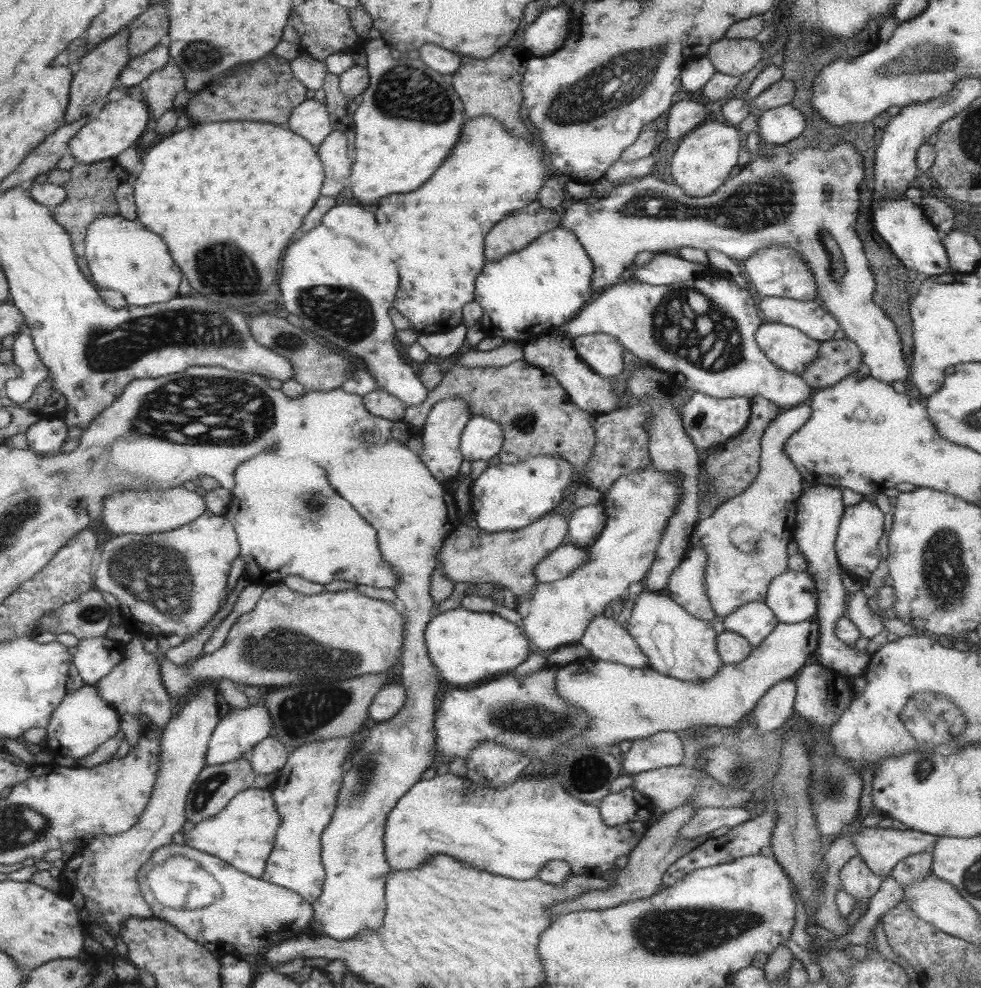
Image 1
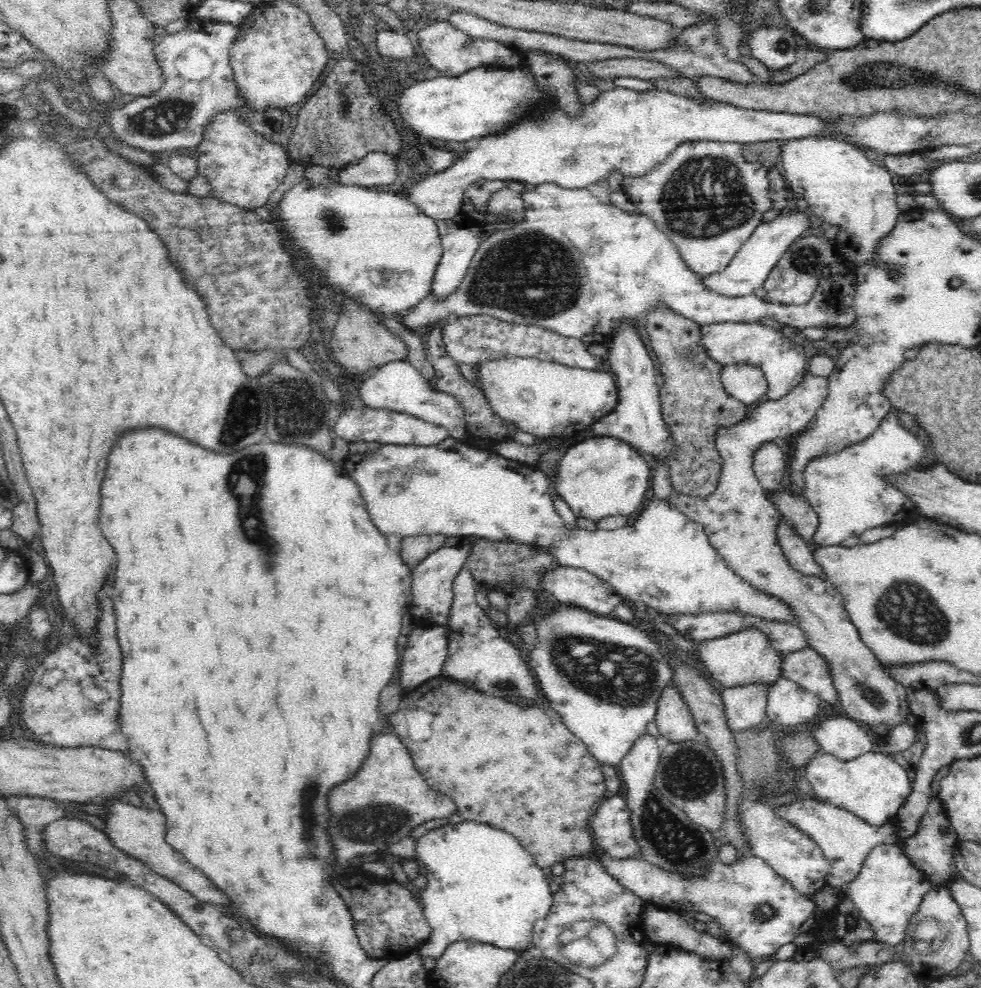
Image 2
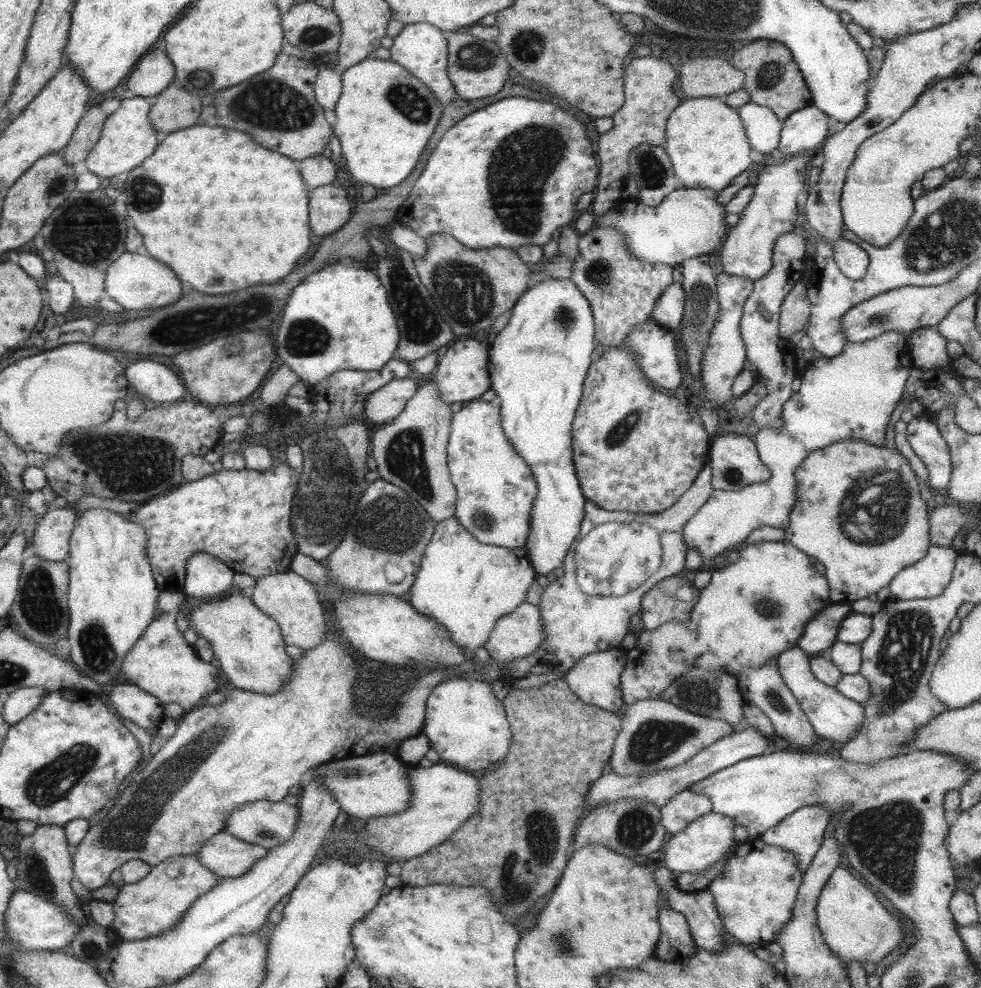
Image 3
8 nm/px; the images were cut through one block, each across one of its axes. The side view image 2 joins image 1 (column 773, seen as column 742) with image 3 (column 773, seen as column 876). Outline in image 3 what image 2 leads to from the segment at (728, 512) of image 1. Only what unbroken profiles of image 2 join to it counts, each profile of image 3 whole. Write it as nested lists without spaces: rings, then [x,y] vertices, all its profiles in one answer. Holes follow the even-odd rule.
[[[777,656],[758,668],[746,668],[737,675],[737,681],[745,703],[755,705],[768,716],[772,721],[775,734],[789,744],[790,749],[795,750],[795,747],[800,747],[800,752],[807,752],[805,749],[817,745],[821,740],[809,723],[797,698],[782,680],[777,667]]]

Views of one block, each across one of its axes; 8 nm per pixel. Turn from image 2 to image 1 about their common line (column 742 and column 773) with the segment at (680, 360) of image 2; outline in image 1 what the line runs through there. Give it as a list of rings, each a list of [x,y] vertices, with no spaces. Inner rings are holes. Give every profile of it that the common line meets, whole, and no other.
[[[763,397],[750,400],[751,415],[744,430],[737,436],[729,438],[722,444],[717,444],[711,448],[714,449],[714,452],[704,457],[704,464],[702,466],[706,469],[707,479],[710,480],[710,489],[708,489],[702,504],[699,503],[699,520],[710,516],[717,509],[719,502],[724,502],[734,496],[738,496],[738,494],[750,486],[750,483],[759,473],[759,456],[761,455],[763,432],[768,424],[780,414],[781,409],[774,402]]]

